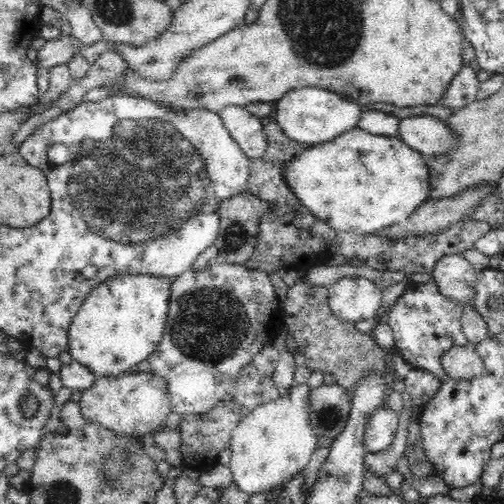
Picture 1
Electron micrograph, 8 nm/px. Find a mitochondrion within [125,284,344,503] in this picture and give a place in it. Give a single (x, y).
(210, 325)

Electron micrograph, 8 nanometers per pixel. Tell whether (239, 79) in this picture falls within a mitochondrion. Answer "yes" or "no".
yes

